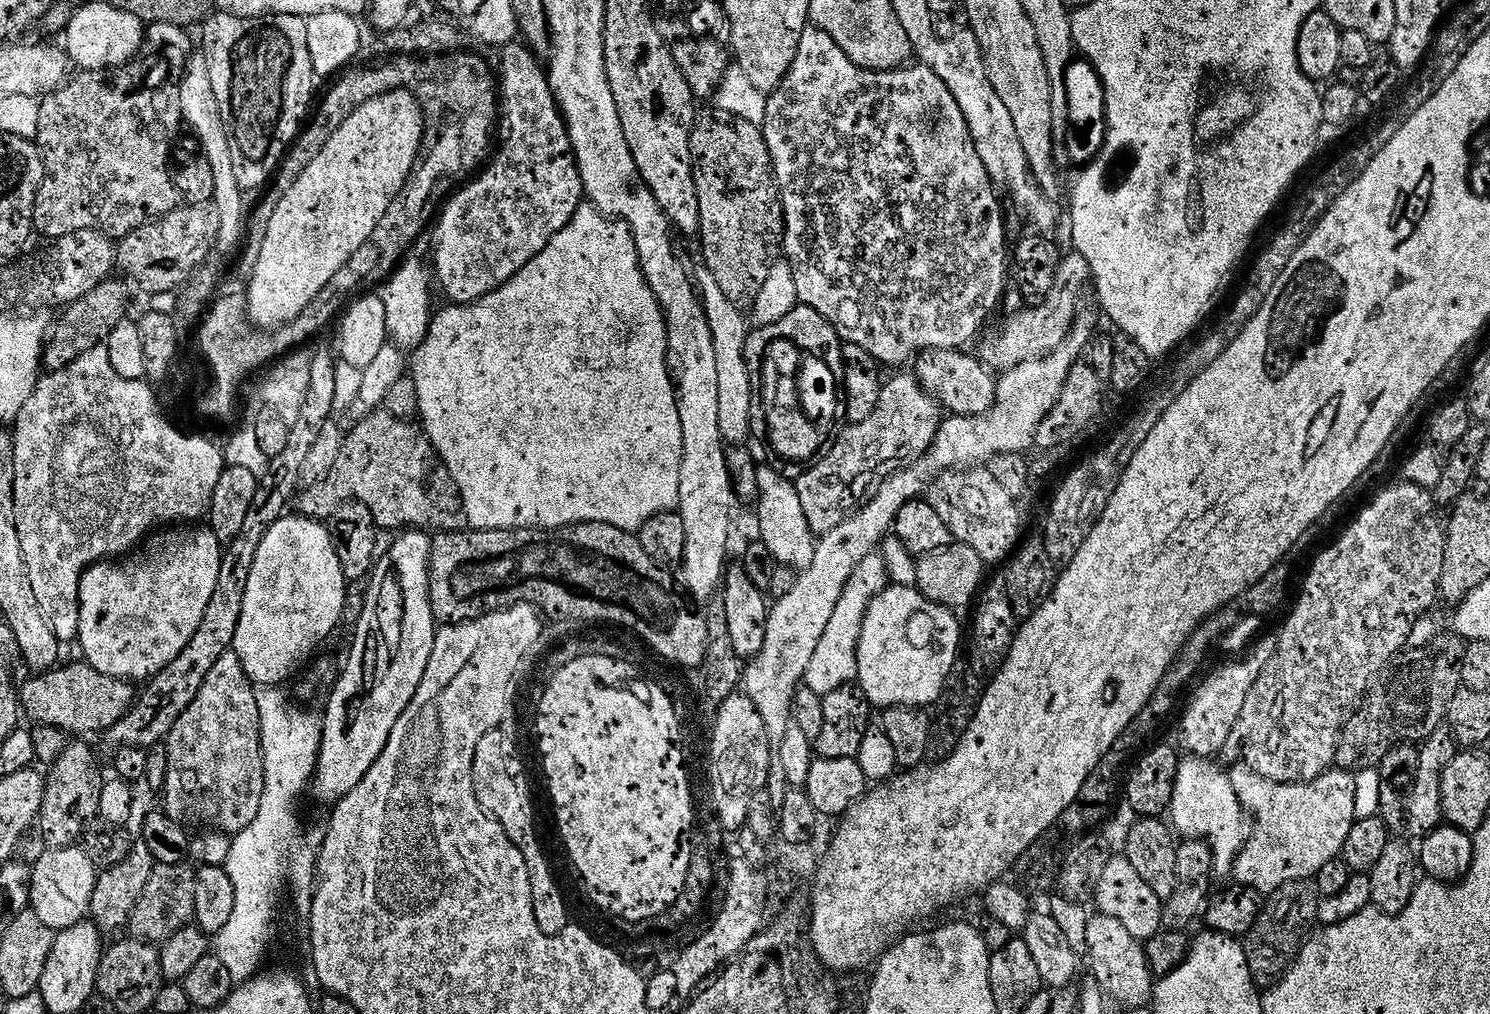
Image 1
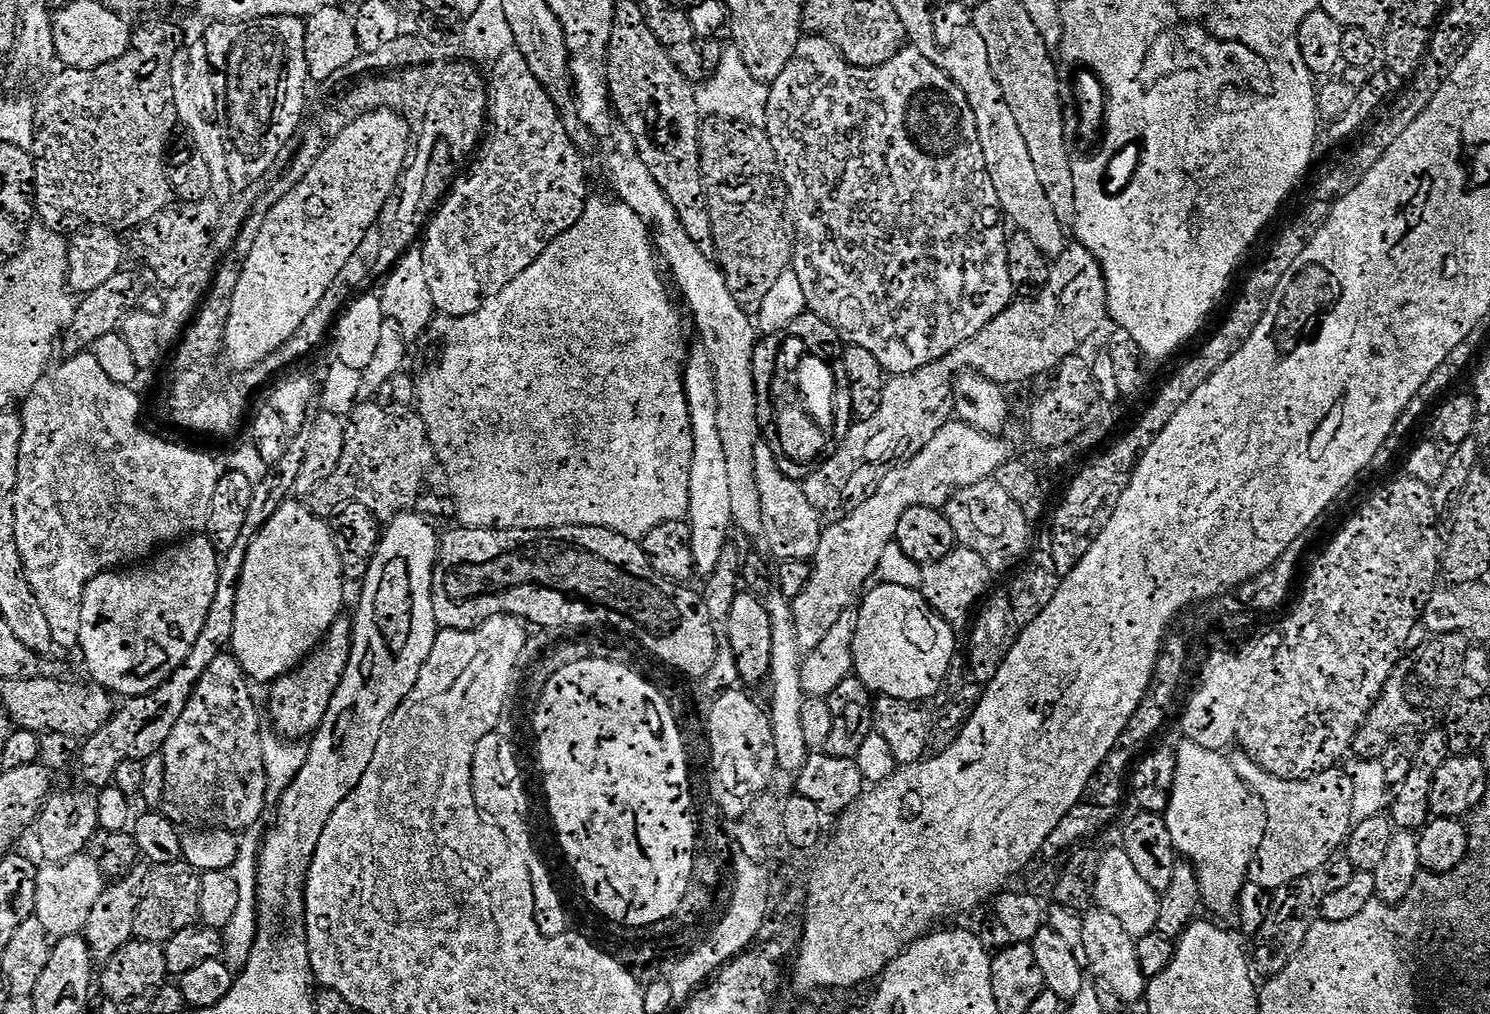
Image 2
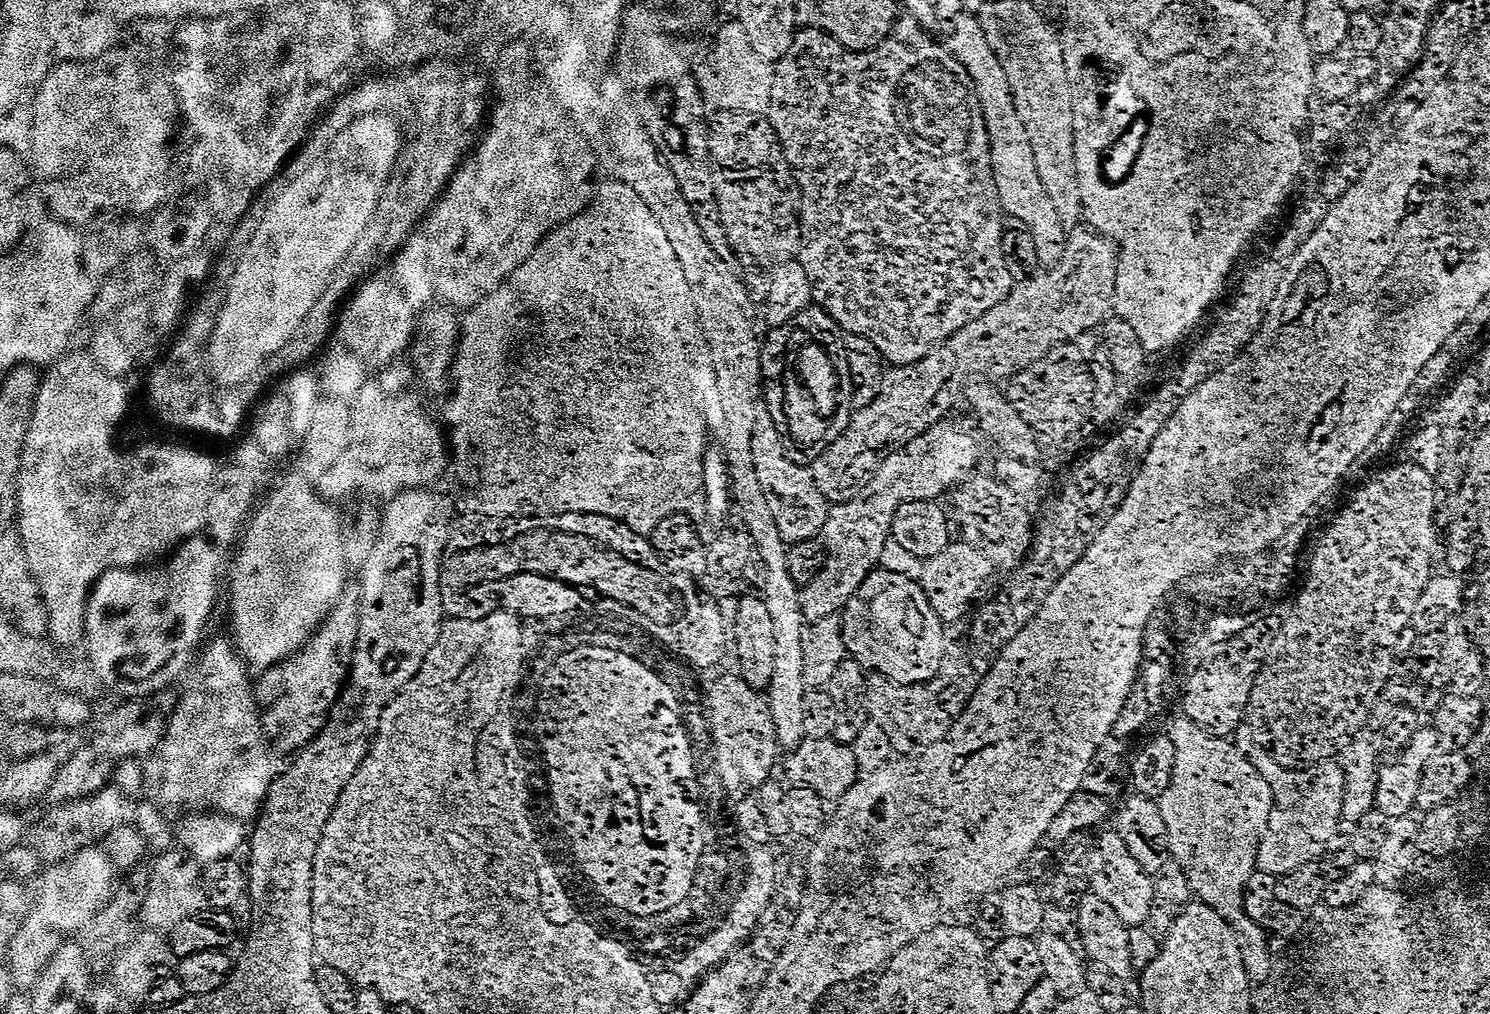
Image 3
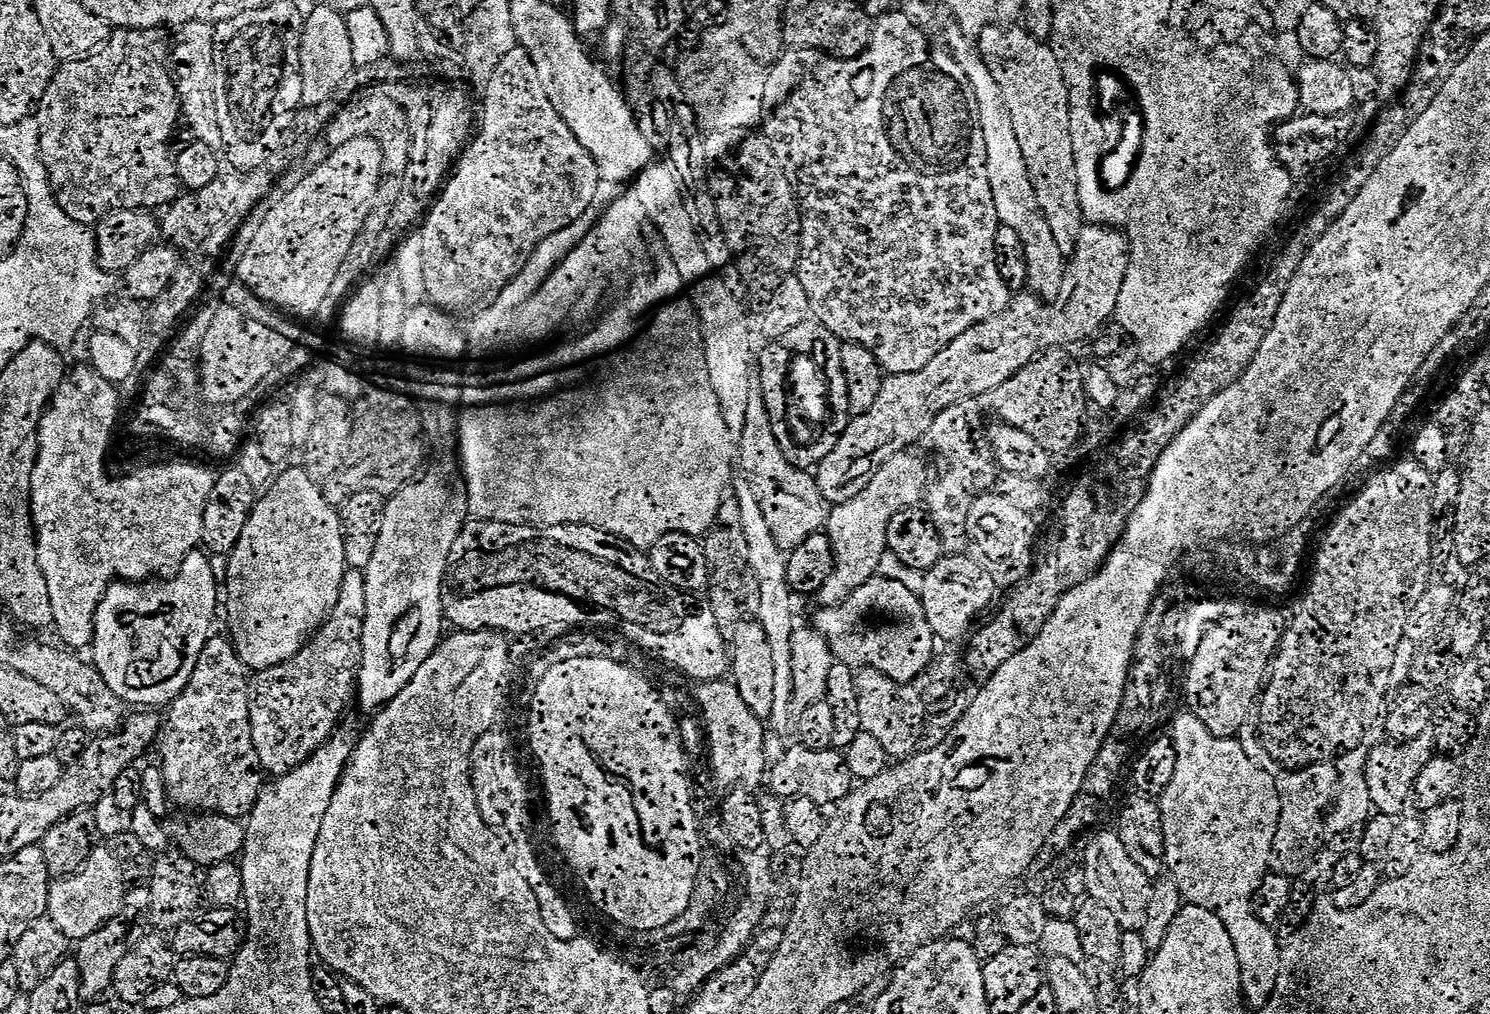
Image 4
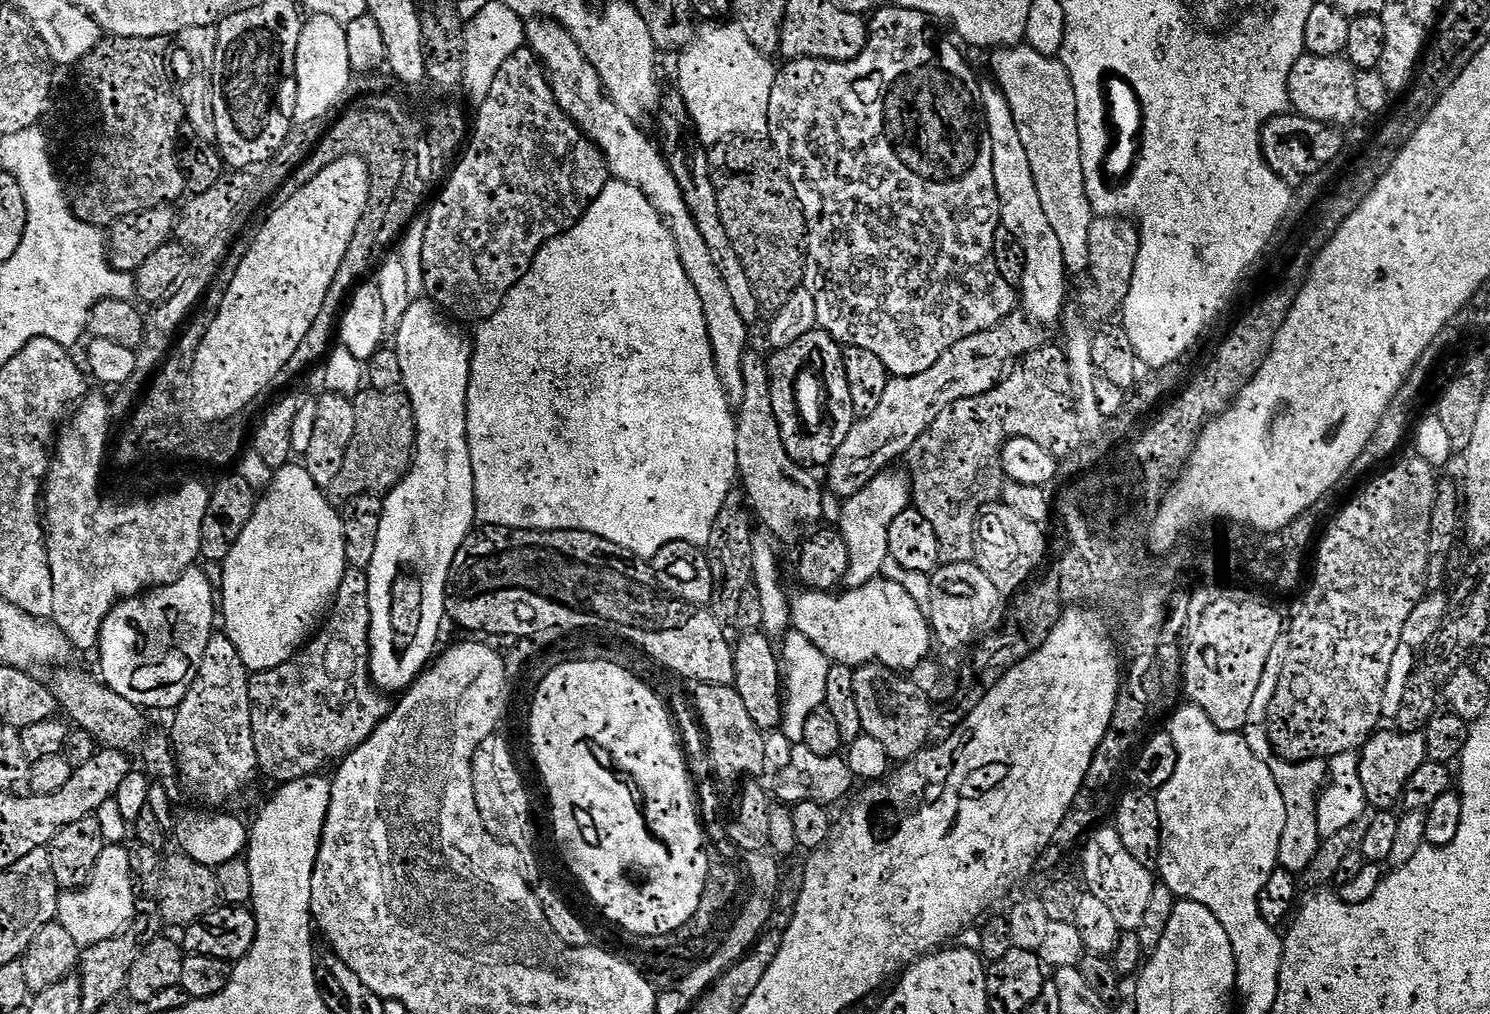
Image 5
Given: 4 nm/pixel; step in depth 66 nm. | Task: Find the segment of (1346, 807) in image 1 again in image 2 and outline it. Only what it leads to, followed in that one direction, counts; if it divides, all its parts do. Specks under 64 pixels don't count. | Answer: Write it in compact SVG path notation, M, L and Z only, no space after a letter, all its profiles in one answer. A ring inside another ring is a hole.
M1243 759L1235 761L1236 773L1264 803L1264 812L1268 815L1266 834L1250 869L1251 879L1262 888L1275 890L1311 877L1345 847L1353 827L1353 777L1334 767L1308 780L1283 780L1261 768L1255 760Z

